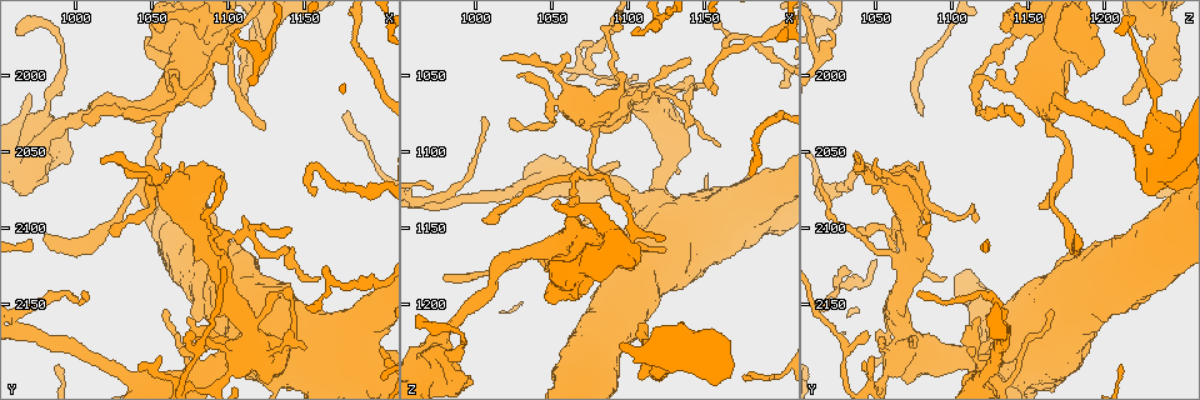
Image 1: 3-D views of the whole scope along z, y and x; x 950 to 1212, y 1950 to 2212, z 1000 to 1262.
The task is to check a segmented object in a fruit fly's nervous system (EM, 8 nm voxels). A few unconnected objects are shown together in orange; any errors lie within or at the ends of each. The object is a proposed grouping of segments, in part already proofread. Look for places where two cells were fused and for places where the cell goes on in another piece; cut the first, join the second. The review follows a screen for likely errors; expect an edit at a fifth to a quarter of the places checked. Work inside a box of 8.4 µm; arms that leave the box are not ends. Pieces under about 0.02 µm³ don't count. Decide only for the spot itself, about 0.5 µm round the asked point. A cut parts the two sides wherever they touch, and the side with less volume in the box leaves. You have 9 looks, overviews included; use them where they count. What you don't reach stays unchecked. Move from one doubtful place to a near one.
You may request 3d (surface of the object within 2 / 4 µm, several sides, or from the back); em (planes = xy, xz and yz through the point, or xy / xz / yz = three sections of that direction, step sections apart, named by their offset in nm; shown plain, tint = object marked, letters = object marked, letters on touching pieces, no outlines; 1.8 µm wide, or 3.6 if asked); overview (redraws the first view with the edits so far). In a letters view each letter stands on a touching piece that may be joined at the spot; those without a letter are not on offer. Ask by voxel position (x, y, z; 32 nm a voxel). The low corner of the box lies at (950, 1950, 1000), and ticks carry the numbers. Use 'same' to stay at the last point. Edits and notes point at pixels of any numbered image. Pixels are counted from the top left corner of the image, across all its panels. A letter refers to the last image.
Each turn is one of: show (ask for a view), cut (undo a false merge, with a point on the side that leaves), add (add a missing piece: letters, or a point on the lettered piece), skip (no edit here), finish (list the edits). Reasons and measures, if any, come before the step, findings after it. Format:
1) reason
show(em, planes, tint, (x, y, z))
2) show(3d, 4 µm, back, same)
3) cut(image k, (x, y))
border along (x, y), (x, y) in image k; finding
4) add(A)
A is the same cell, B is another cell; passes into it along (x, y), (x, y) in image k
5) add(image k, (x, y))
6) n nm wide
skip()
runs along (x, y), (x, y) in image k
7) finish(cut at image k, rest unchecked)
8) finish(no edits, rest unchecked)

calibre changes
show(em, xy, step 16, tint, (1064, 2006, 1132))

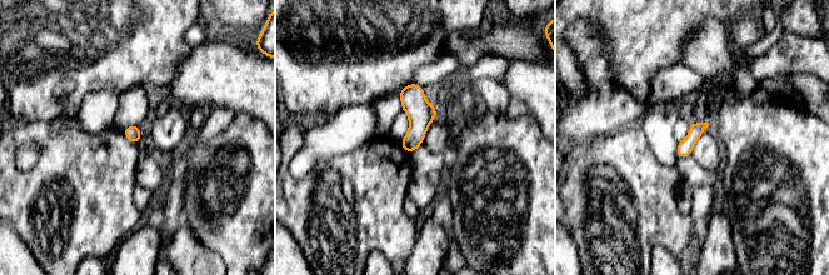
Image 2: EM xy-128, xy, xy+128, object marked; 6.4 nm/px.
show(em, planes, tint, same)

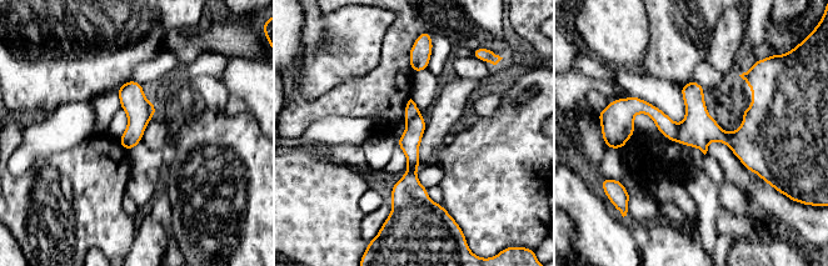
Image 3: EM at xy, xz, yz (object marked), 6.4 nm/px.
see the neighbours
show(em, planes, letters, same)

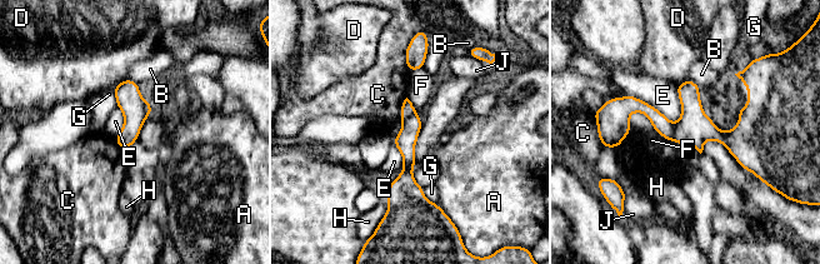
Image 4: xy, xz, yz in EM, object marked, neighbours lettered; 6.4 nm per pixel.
cut(image 4, (660, 123))
A, B, C, D, E, F, G, H and J are other cells; border along (674, 124), (671, 139) in image 4; two cells meet here

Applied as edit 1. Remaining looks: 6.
branch stops here
show(em, xz, step 8, tint, (982, 2104, 1180))

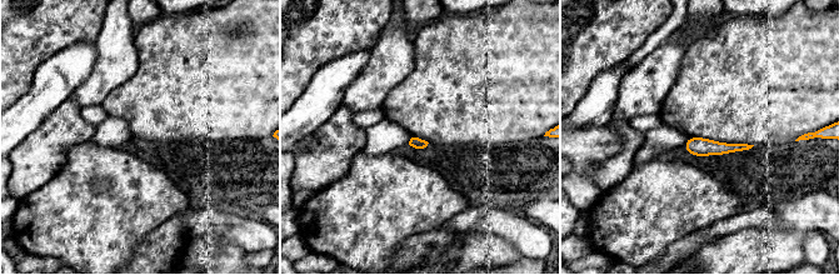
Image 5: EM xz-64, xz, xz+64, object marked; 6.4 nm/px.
show(em, planes, letters, same)

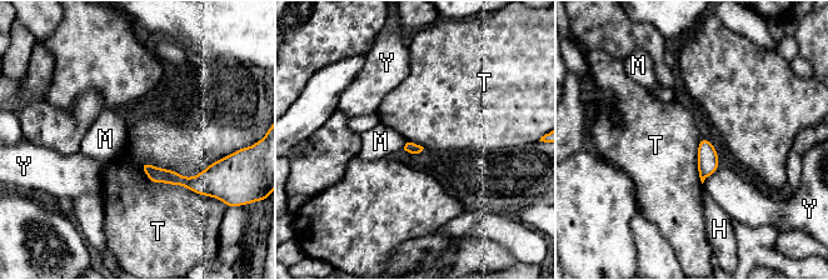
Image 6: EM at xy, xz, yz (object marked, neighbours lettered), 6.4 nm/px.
skip()
H, M, T and Y are other cells; border along (220, 158), (191, 176), (139, 168) in image 6; none of them fits

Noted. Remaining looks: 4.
touches itself
show(em, xz, step 4, plain, (1146, 2158, 1054))

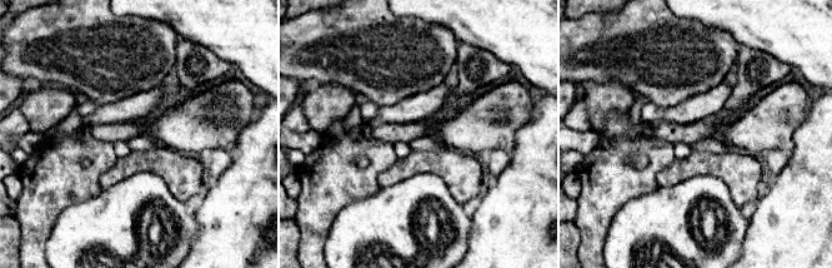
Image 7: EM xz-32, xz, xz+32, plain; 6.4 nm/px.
show(em, xz, step 4, tint, same)

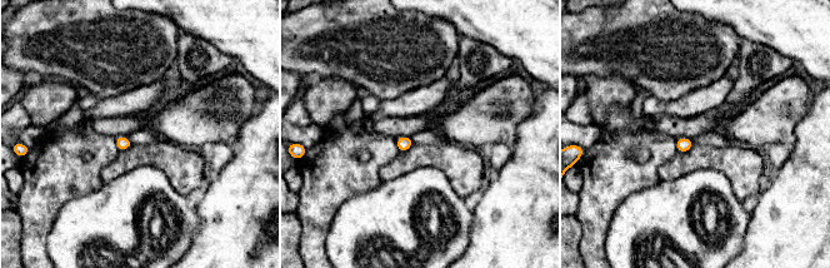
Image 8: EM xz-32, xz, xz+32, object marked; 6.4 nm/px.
what lies round it
show(em, xz, step 4, letters, same)

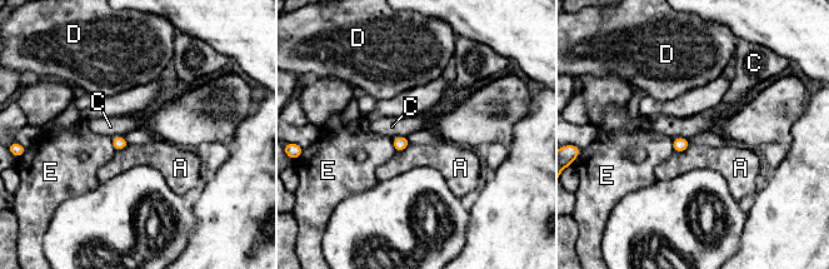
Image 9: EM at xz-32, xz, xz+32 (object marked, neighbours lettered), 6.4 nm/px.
A touches over 140 nm
skip()
A, C, D and E are other cells; border along (673, 138), (682, 137), (690, 140) in image 9; continuous, no second cell

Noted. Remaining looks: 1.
finish(cut at image 4, rest unchecked)

